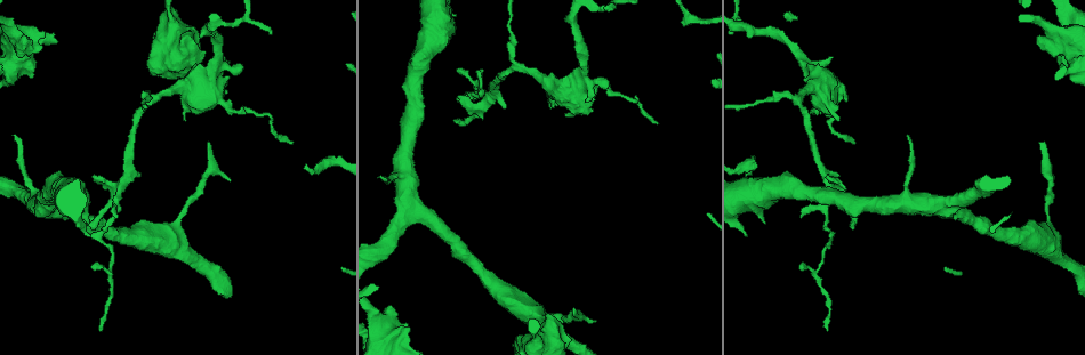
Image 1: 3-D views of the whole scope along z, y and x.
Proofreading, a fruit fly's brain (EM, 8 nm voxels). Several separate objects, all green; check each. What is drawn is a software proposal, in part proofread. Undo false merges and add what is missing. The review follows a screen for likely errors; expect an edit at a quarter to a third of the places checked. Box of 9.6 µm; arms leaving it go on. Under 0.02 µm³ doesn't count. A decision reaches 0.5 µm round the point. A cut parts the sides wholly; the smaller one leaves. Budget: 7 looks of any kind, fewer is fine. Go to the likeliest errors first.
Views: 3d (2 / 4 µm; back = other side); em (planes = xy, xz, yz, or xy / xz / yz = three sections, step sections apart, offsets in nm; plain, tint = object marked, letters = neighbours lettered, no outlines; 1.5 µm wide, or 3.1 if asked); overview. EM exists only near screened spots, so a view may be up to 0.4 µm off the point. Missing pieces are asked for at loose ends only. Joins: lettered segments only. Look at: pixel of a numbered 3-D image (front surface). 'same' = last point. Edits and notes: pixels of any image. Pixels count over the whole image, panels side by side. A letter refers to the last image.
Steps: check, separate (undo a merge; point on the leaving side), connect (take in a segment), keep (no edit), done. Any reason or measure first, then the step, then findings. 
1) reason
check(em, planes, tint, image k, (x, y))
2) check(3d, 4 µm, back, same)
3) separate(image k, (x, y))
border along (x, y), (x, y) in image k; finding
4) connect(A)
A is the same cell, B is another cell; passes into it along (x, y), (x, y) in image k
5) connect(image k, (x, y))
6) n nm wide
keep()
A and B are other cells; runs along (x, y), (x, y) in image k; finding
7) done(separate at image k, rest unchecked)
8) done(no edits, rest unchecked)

free end
check(em, xz, step 8, letters, image 1, (211, 145))

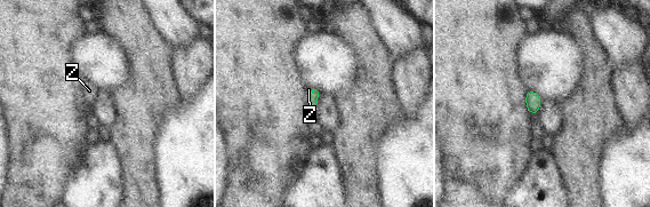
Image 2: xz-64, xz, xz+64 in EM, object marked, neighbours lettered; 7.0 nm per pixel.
another direction
check(em, planes, letters, same)

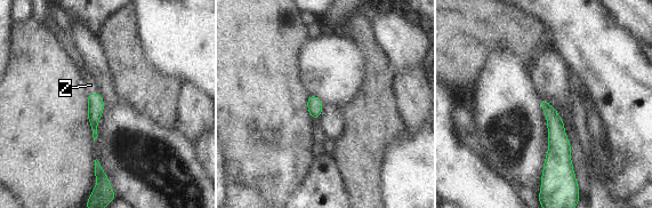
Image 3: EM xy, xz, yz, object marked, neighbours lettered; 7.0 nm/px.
Z touches over 80 nm
connect(Z)
Z is the same cell; passes into it along (96, 104), (93, 93), (90, 85) in image 3; it goes on there

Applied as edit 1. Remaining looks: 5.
redraw
check(overview)

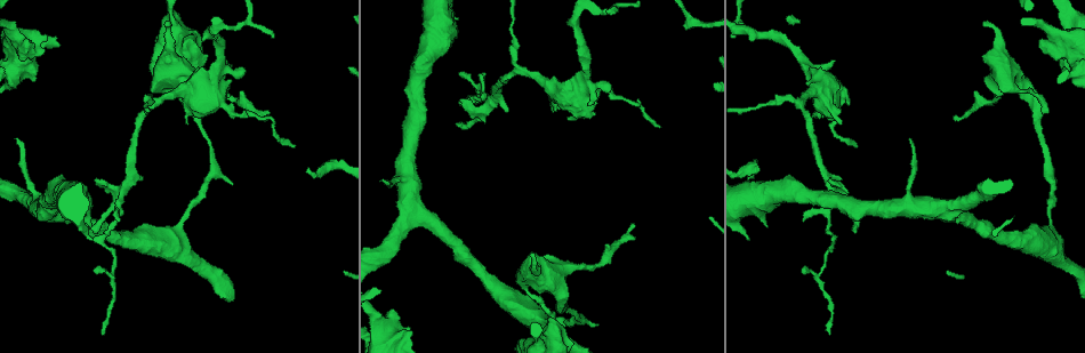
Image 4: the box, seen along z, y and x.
thin end
check(em, planes, plain, image 4, (458, 73))

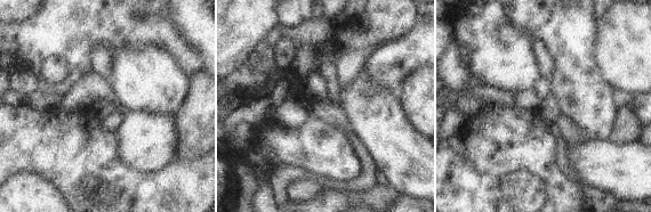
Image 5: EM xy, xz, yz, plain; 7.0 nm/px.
check(em, planes, letters, same)

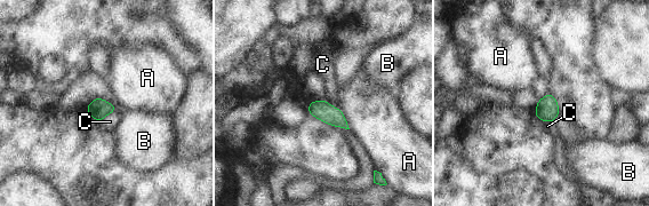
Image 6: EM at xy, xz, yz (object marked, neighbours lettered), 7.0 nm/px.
keep()
A, B and C are other cells; none of them fits

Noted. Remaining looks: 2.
sudden change in width
check(em, xy, step 4, letters, image 4, (585, 267))

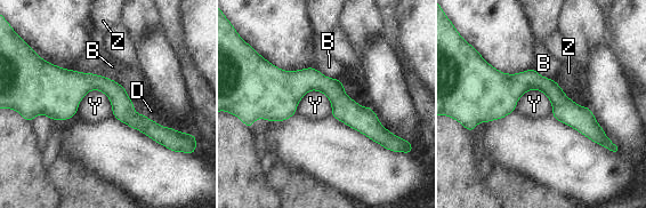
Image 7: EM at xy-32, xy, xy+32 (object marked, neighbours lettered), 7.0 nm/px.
keep()
B, D, Y and Z are other cells; border along (552, 79), (565, 94) in image 7; one neuron here

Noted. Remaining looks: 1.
done(connect at image 3, rest unchecked)

